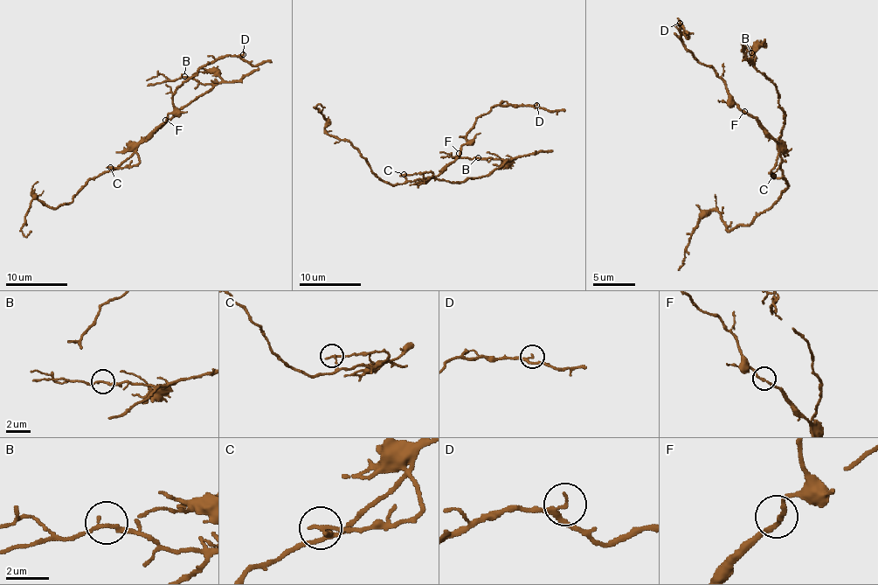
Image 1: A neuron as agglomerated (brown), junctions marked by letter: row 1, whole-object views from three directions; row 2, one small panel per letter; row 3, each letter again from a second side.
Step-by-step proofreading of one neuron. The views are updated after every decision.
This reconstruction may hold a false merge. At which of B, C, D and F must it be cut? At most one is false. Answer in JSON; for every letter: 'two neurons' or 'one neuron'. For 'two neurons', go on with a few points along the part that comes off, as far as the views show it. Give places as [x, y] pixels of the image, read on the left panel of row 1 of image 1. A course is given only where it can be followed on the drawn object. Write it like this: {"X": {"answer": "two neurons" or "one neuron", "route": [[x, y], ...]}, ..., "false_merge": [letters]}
{"B": {"answer": "one neuron"}, "C": {"answer": "two neurons", "route": [[109, 168], [135, 164], [139, 162], [135, 146], [212, 87], [189, 78], [169, 80], [162, 74], [147, 80]]}, "D": {"answer": "one neuron"}, "F": {"answer": "one neuron"}, "false_merge": ["C"]}

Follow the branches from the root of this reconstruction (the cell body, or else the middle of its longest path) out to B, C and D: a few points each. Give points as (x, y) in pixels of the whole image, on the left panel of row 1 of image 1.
B: (134, 152), (145, 138), (212, 87), (210, 84), (199, 84), (184, 76)
C: (134, 152), (114, 169), (109, 168)
D: (134, 152), (134, 149), (167, 120), (173, 110), (173, 94), (185, 80), (218, 59), (243, 54)

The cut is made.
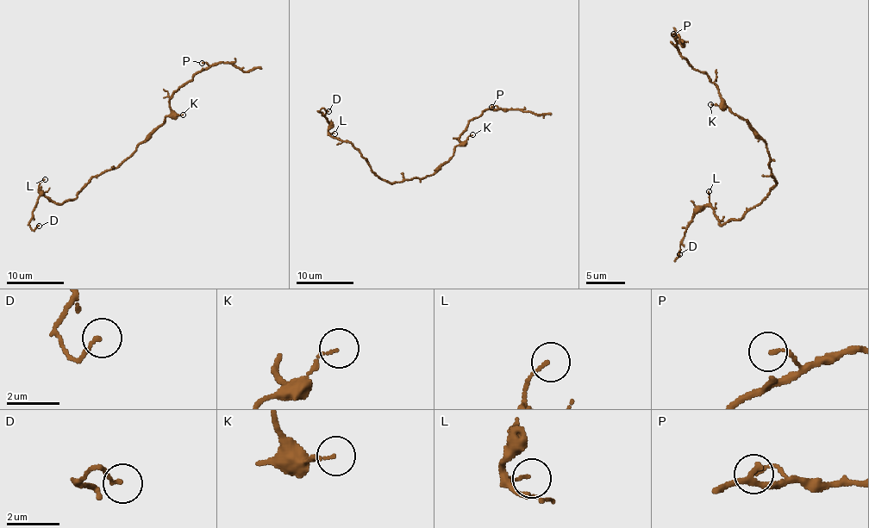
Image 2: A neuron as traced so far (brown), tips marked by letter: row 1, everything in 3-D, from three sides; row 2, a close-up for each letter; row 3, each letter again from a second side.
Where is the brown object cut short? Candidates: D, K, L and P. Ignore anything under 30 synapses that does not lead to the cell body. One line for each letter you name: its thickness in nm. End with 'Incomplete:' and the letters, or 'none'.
Incomplete: none

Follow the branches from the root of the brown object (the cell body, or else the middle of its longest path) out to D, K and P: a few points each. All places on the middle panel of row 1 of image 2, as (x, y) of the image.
D: (422, 177), (401, 182), (380, 179), (350, 143), (328, 133), (328, 123), (318, 111), (321, 108), (328, 111)
K: (422, 177), (432, 175), (453, 155), (455, 147), (472, 134)
P: (422, 177), (432, 175), (453, 155), (472, 120), (487, 108), (497, 108), (491, 107)

